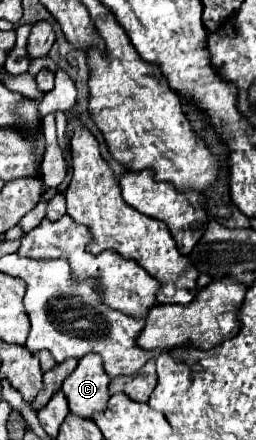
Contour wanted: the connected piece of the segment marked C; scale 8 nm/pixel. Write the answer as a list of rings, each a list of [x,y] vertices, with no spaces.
[[[86,354],[78,362],[76,370],[64,380],[62,392],[68,400],[70,412],[82,418],[92,418],[94,412],[108,404],[110,378],[104,370],[98,354]]]

